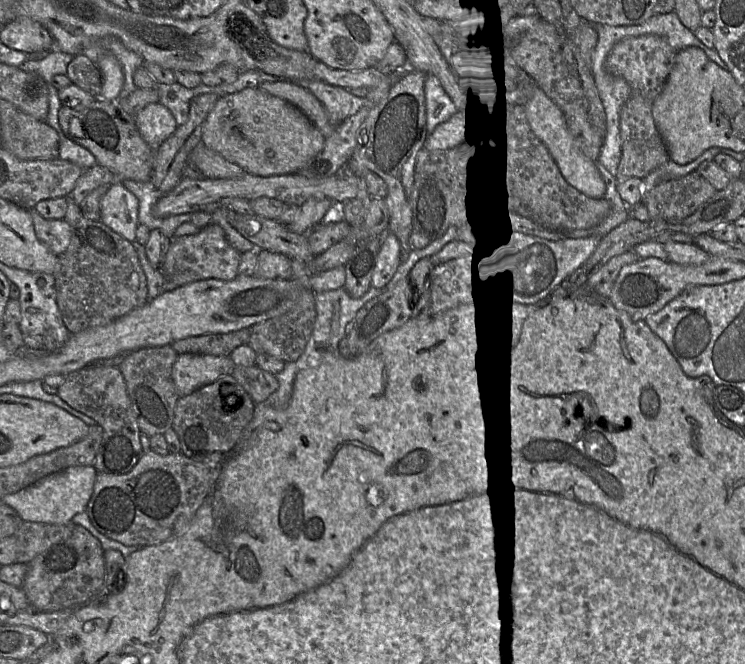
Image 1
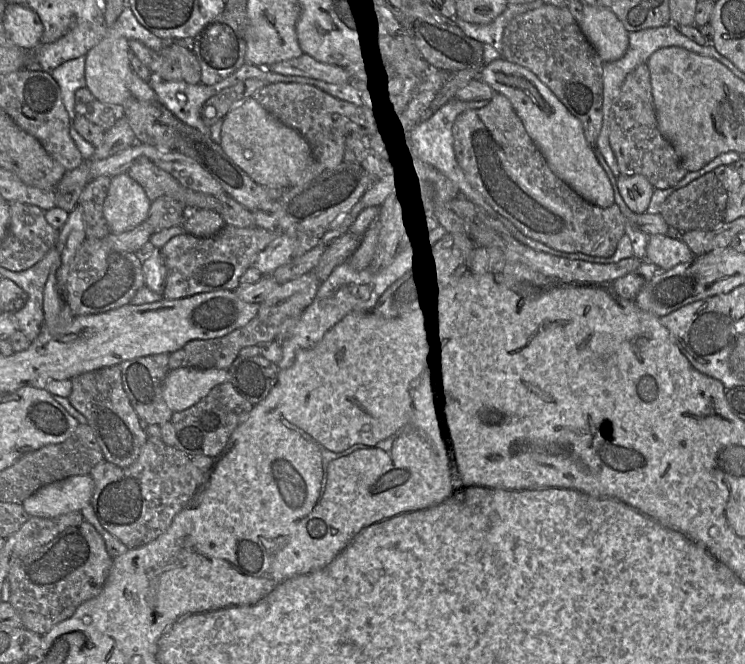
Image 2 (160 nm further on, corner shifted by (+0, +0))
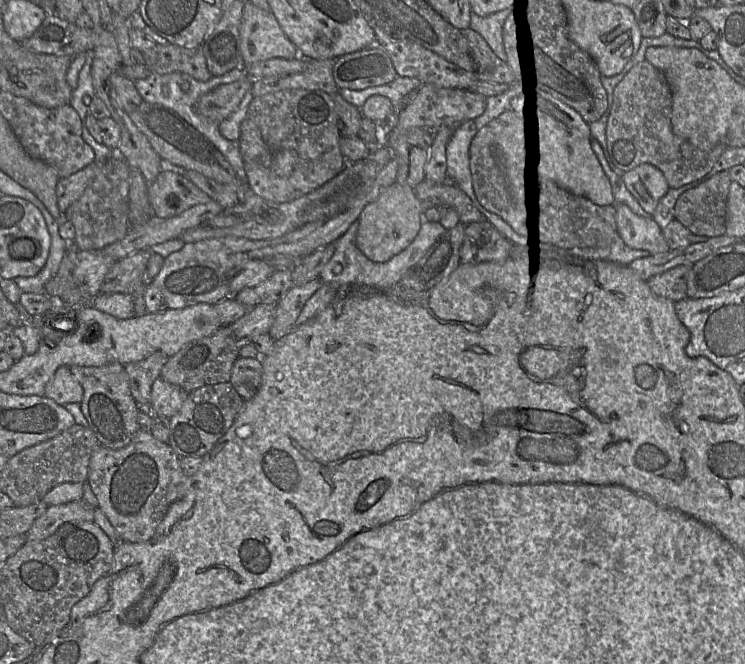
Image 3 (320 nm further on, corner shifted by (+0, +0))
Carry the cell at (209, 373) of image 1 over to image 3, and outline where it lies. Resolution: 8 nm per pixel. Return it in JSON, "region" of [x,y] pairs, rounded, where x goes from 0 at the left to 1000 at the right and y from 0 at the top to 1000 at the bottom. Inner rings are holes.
{"region":[[[215,566],[207,574],[203,589],[203,619],[207,627],[230,630],[236,623],[252,592],[223,575]]]}

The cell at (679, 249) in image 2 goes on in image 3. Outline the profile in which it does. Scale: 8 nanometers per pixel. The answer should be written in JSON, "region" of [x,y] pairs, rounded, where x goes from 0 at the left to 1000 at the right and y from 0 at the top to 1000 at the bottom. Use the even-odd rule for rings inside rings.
{"region":[[[826,304],[824,310],[828,349],[842,370],[867,377],[874,384],[899,377],[889,345],[877,328],[858,325],[836,306]]]}

